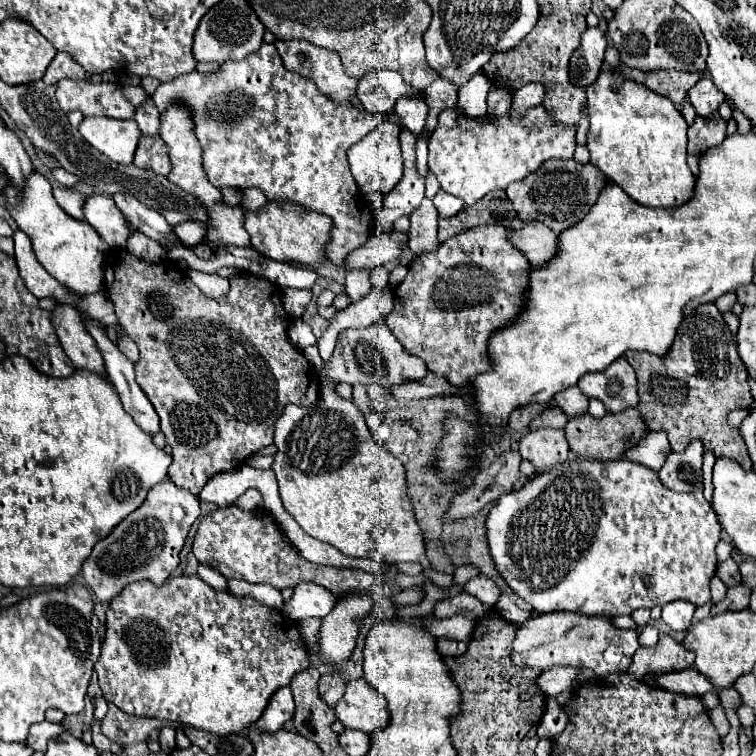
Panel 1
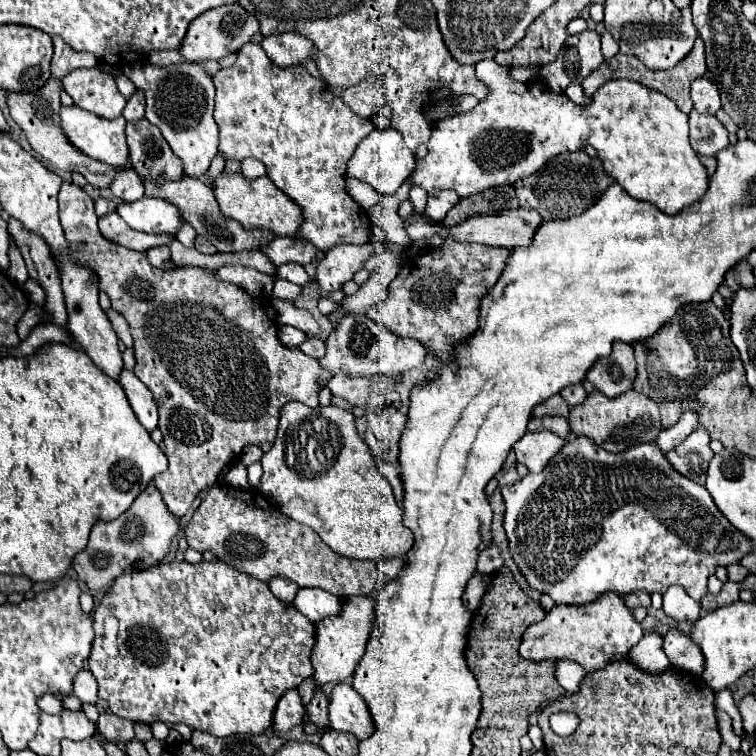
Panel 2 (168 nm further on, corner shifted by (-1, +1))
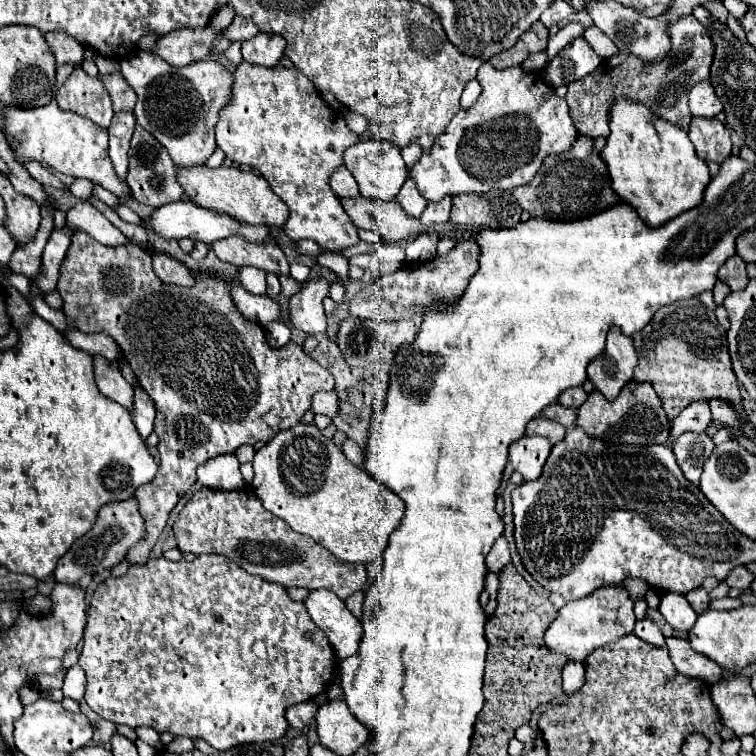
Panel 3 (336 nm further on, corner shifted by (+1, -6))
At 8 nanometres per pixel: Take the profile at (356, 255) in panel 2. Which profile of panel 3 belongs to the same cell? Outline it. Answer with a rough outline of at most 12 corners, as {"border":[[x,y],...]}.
{"border":[[310,281],[290,297],[298,331],[326,331],[328,281]]}

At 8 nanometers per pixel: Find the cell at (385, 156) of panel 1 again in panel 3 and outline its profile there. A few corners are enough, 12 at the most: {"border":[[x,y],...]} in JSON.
{"border":[[366,139],[344,151],[360,195],[392,201],[408,169],[400,147]]}

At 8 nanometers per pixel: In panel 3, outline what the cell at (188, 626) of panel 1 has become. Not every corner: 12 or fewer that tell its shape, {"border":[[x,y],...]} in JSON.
{"border":[[224,555],[92,595],[100,717],[276,741],[336,677],[306,605]]}

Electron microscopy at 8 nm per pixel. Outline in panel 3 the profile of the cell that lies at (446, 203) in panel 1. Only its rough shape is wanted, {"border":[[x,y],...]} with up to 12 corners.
{"border":[[452,197],[428,203],[420,215],[424,229],[446,223],[450,217]]}

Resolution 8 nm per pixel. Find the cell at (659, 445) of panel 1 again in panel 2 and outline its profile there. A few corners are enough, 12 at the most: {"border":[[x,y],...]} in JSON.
{"border":[[686,412],[676,426],[656,438],[662,454],[682,444],[696,426],[698,416]]}

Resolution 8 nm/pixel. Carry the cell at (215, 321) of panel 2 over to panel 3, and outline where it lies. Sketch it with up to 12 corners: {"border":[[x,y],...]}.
{"border":[[76,231],[56,291],[156,405],[142,565],[196,467],[294,427],[332,375],[228,287]]}

